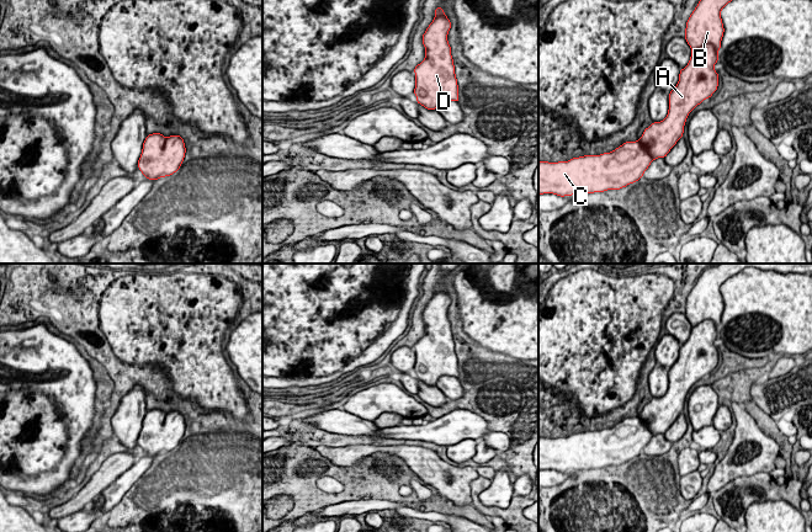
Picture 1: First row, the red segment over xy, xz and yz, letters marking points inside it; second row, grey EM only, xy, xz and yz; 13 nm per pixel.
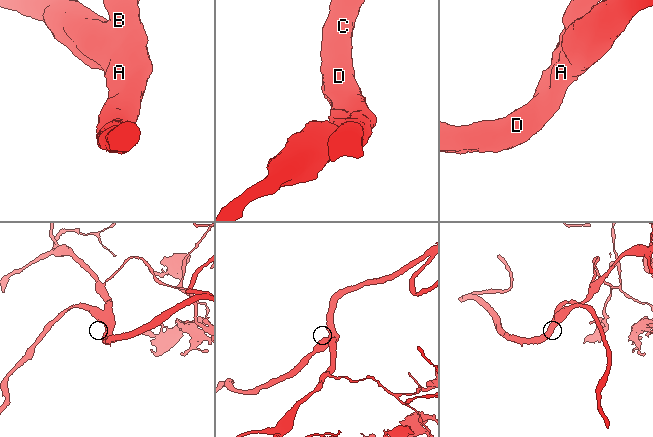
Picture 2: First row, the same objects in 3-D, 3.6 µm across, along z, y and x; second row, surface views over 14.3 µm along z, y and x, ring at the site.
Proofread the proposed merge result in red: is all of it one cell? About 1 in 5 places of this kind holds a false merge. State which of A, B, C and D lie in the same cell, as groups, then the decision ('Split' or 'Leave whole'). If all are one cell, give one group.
Groups: A B C D. Leave whole

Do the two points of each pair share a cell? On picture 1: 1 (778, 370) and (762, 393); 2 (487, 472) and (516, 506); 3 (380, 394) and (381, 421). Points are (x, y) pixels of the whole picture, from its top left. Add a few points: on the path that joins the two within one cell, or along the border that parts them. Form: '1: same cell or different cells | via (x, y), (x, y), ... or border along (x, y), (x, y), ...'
1: different cells | border along (795, 367), (784, 374), (769, 379)
2: different cells | border along (479, 475), (491, 479)
3: different cells | border along (403, 416), (396, 413), (381, 413), (371, 420)

